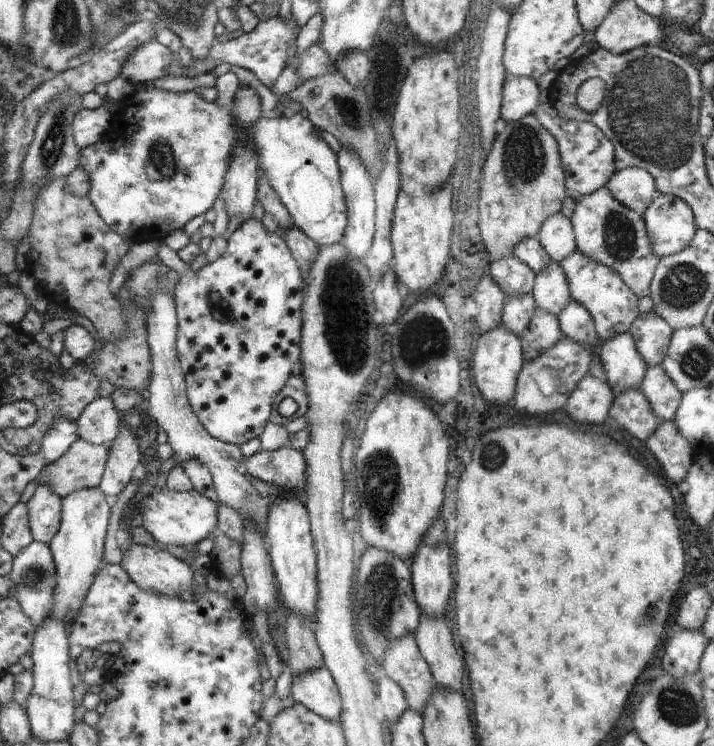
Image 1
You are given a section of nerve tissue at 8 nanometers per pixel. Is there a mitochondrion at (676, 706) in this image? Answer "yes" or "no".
yes

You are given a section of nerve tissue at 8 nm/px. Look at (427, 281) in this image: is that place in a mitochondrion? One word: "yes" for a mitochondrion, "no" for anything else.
no

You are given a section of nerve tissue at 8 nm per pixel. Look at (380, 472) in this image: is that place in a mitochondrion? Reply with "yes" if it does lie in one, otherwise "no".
yes

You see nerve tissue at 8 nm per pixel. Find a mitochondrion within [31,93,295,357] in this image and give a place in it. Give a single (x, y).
(52, 150)

